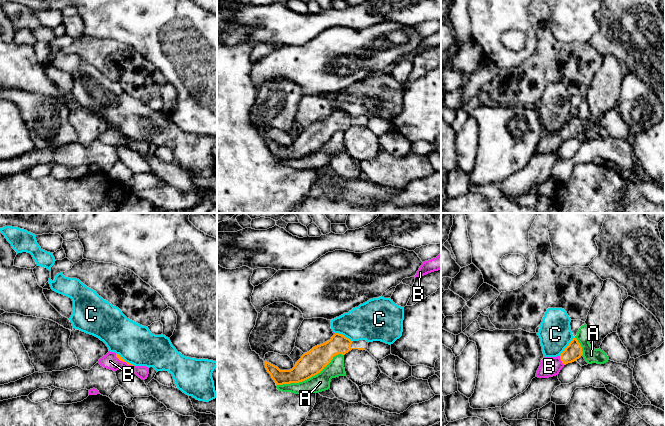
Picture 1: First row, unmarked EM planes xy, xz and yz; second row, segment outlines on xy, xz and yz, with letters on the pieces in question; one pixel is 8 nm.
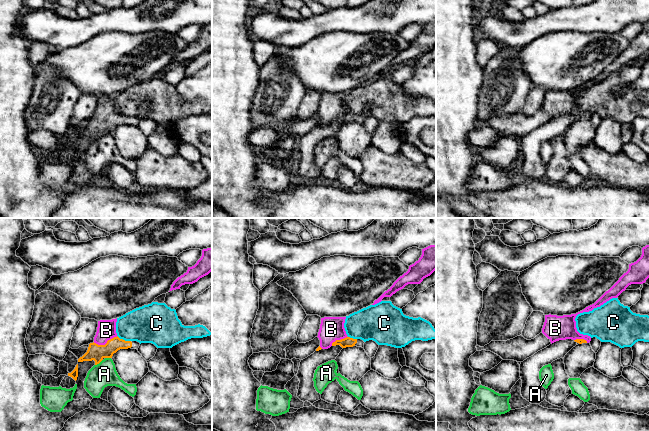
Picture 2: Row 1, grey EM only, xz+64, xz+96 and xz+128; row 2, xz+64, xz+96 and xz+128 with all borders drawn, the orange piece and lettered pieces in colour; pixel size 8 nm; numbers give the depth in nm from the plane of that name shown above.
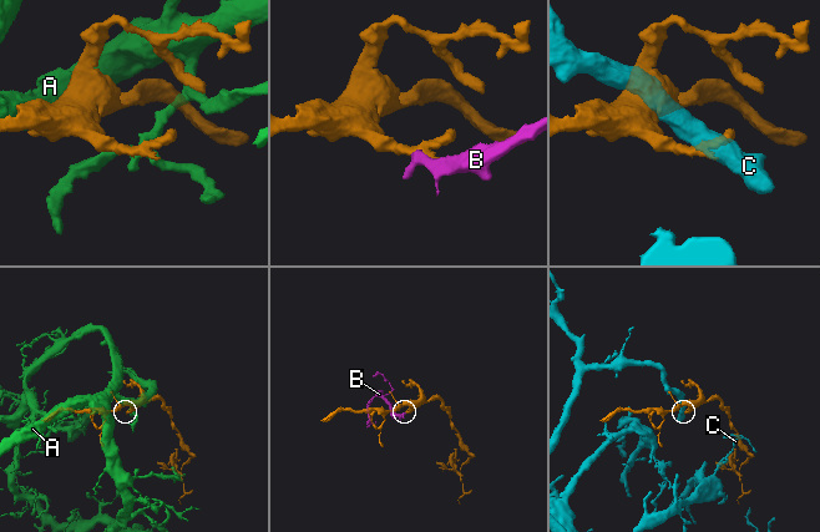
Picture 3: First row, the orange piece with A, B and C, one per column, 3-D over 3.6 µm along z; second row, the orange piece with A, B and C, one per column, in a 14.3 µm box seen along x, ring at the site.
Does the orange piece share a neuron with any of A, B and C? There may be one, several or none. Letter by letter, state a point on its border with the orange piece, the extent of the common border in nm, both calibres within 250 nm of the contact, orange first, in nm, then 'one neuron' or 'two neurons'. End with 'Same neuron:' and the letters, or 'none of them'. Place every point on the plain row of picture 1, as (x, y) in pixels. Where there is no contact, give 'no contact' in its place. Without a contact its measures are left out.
A: contact xz (310, 153); length 600 nm; calibres 190 and 140 nm; two neurons
B: contact yz (561, 136); length 80 nm; calibres 140 and 160 nm; one neuron
C: contact yz (567, 122); length 200 nm; calibres 140 and 260 nm; two neurons
Same neuron: B

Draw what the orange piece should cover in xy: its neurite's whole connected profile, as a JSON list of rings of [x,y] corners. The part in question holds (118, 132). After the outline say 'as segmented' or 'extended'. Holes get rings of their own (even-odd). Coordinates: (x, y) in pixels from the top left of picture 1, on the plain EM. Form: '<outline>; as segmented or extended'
[[[108,128],[105,132],[99,135],[98,139],[104,144],[117,147],[131,147],[142,156],[147,155],[149,144],[146,142],[135,142],[126,138],[119,130]]]; extended

